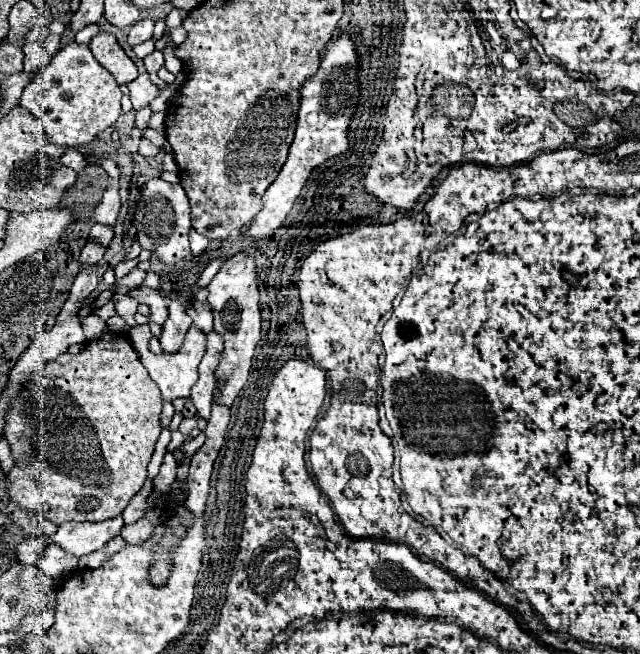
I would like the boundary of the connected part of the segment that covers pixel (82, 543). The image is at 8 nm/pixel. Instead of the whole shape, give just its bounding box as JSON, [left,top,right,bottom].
[50,516,124,558]

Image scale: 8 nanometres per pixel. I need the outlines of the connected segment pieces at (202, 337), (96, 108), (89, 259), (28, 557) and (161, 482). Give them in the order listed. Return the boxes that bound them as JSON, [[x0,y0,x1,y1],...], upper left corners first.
[[129,324,206,400],[20,42,120,148],[80,242,106,268],[16,536,48,566],[154,452,176,494]]

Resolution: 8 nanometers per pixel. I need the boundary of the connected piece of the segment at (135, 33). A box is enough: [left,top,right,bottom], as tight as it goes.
[128,18,154,46]

